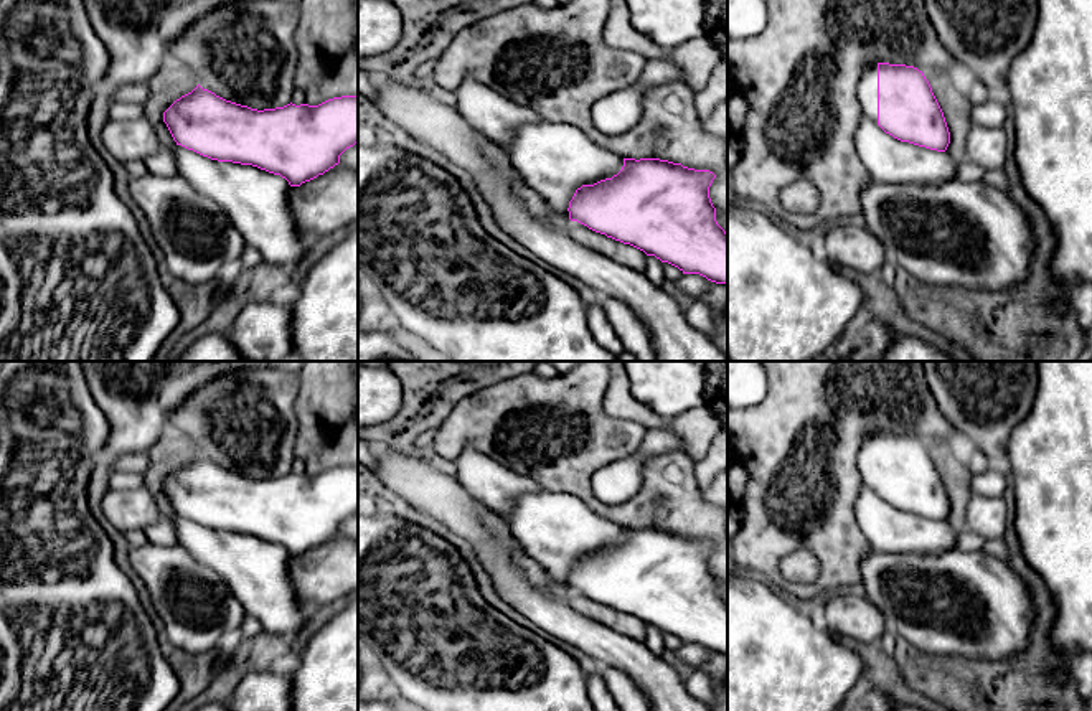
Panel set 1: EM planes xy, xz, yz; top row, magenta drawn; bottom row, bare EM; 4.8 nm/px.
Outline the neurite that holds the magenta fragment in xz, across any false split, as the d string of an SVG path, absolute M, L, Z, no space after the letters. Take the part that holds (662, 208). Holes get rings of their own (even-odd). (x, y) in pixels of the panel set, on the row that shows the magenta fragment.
M624 158L622 170L612 178L594 185L582 185L569 201L569 219L630 244L647 256L678 267L683 274L699 274L711 282L727 284L727 233L716 221L716 208L709 198L709 186L716 175L709 170L694 170L660 158Z

